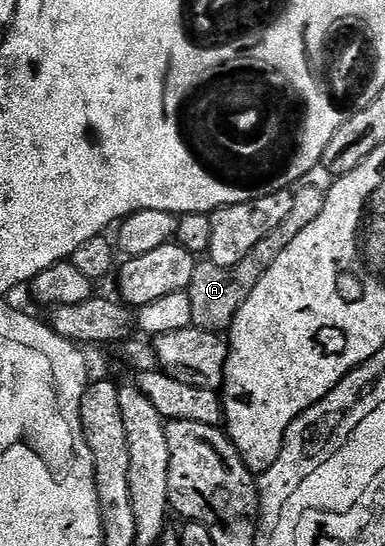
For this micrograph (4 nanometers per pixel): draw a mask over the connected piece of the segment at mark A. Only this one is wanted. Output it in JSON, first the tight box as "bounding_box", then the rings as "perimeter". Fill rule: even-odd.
{"bounding_box":[188,187,325,334],"perimeter":[[[316,187],[297,190],[292,199],[292,211],[284,219],[284,223],[275,227],[266,238],[260,239],[260,243],[256,243],[256,247],[252,247],[252,251],[248,251],[248,255],[244,255],[240,263],[236,263],[236,267],[216,267],[216,263],[209,259],[199,260],[195,264],[188,290],[192,299],[193,328],[217,334],[229,330],[236,319],[236,311],[244,307],[244,299],[248,299],[248,295],[252,295],[252,287],[260,283],[260,275],[264,275],[264,271],[268,271],[268,267],[276,263],[276,255],[280,255],[280,251],[284,251],[284,247],[288,247],[288,243],[292,243],[292,239],[296,239],[296,235],[300,235],[300,231],[304,231],[304,227],[308,227],[308,223],[312,223],[316,215],[320,215],[320,211],[324,211],[325,198],[325,192]]]}

